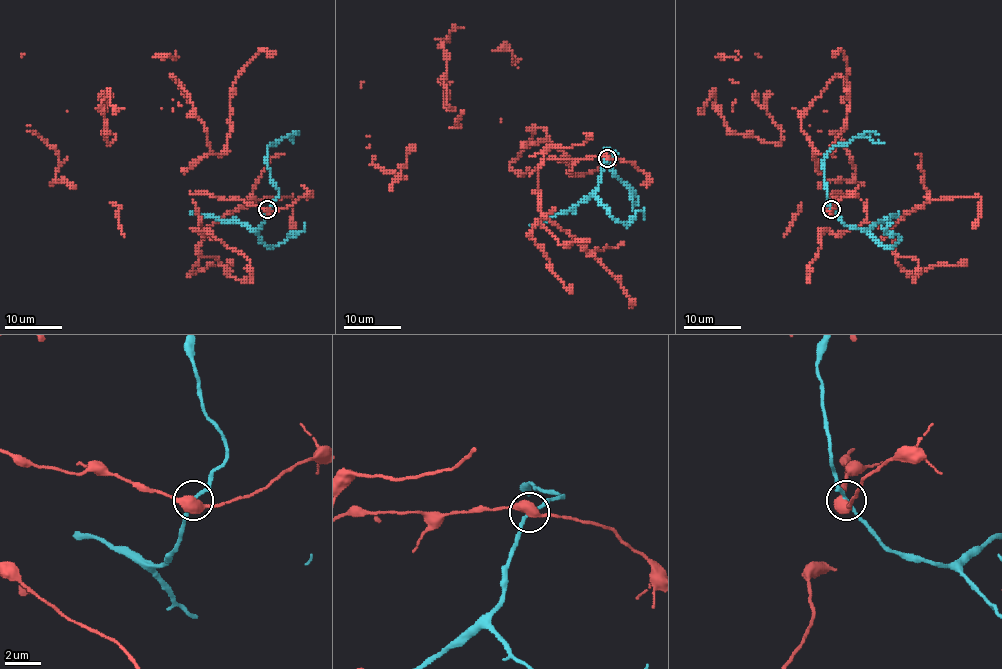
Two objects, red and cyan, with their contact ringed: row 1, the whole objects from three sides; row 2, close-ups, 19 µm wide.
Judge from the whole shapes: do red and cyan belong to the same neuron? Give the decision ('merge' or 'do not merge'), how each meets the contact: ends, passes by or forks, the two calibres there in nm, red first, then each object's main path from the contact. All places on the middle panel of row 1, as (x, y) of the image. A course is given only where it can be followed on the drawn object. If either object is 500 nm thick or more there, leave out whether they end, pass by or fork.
merge; 500 nm thick on the red side, 170 nm on the other; red runs (607, 158), (540, 163), (524, 147), (549, 141), (546, 130), (446, 108), (446, 88), (437, 80), (360, 87); cyan runs (607, 158), (617, 153), (607, 148), (606, 160), (629, 188), (633, 211)

